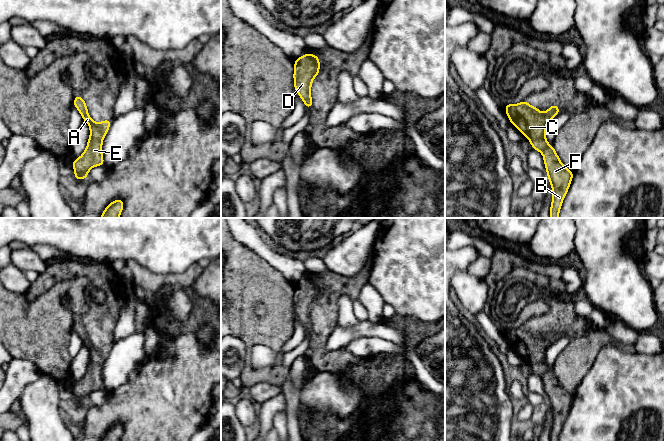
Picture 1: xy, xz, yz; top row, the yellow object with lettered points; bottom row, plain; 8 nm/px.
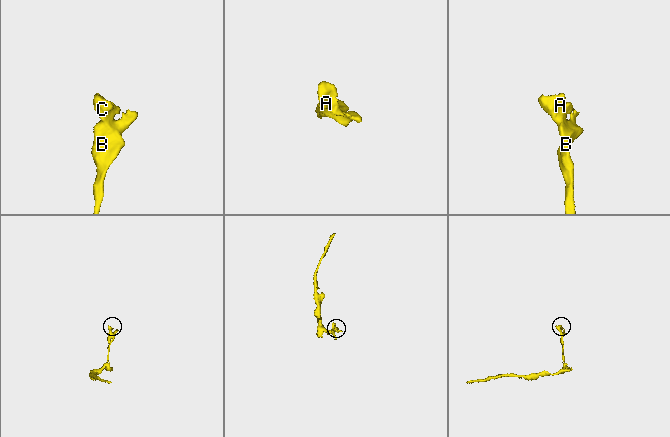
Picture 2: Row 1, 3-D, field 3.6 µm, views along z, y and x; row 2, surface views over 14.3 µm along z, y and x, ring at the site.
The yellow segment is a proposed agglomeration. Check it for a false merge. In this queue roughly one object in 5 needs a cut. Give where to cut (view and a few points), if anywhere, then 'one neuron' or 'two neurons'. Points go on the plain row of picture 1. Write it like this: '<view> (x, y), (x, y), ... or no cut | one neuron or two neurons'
no cut | one neuron

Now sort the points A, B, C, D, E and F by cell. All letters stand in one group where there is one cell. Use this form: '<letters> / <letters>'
A B C D E F

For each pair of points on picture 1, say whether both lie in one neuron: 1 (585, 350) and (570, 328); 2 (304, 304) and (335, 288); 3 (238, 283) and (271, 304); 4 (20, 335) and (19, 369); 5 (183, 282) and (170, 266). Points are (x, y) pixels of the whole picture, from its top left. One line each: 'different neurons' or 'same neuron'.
1: different neurons
2: same neuron
3: same neuron
4: different neurons
5: different neurons

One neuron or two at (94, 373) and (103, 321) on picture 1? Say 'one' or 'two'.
one

